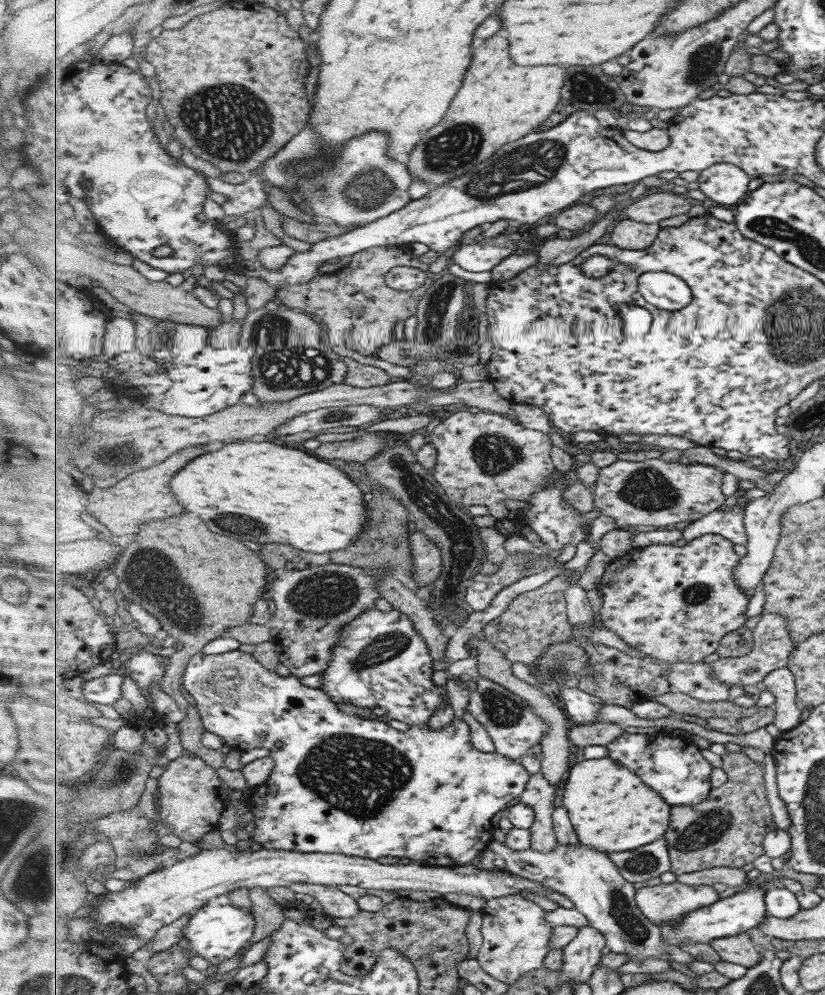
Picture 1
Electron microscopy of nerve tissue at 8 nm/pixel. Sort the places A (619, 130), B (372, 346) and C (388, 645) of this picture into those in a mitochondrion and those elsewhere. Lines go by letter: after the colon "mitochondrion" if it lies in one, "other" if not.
A: other
B: other
C: mitochondrion

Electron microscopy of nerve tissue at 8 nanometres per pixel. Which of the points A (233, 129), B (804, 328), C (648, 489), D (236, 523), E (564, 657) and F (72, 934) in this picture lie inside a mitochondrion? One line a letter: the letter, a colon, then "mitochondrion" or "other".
A: mitochondrion
B: mitochondrion
C: mitochondrion
D: mitochondrion
E: mitochondrion
F: other

